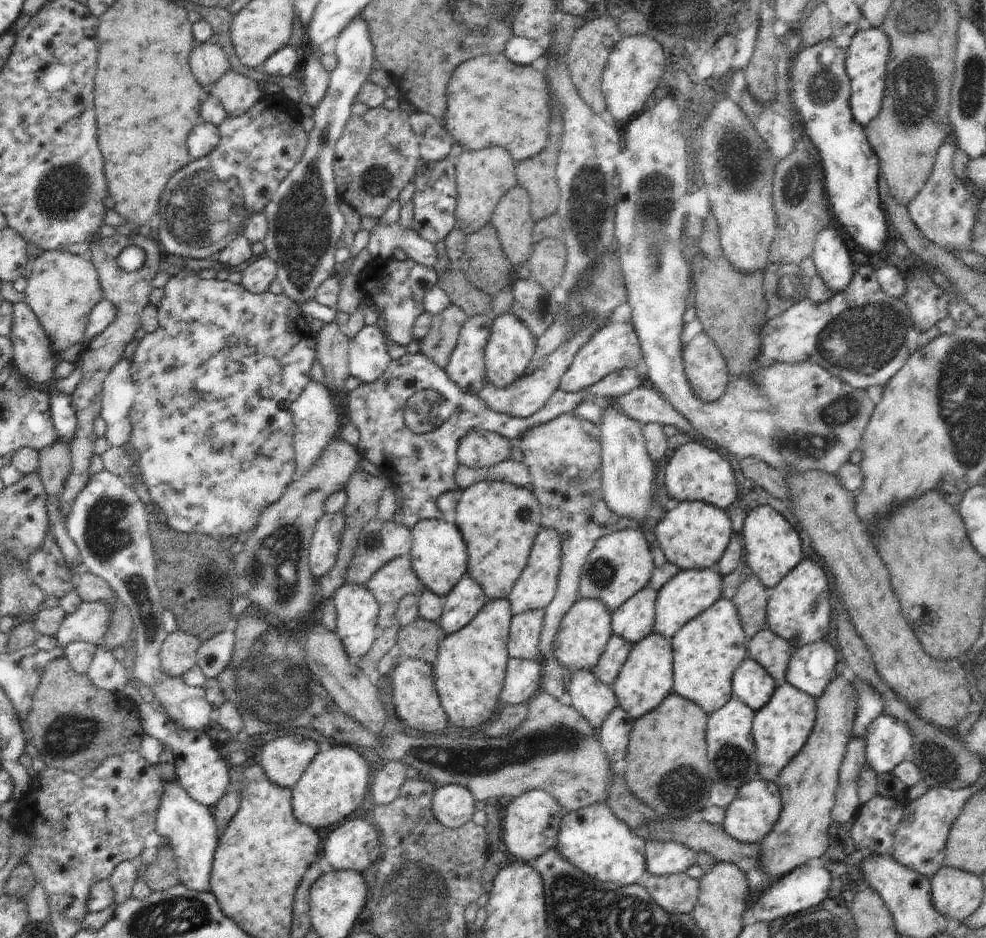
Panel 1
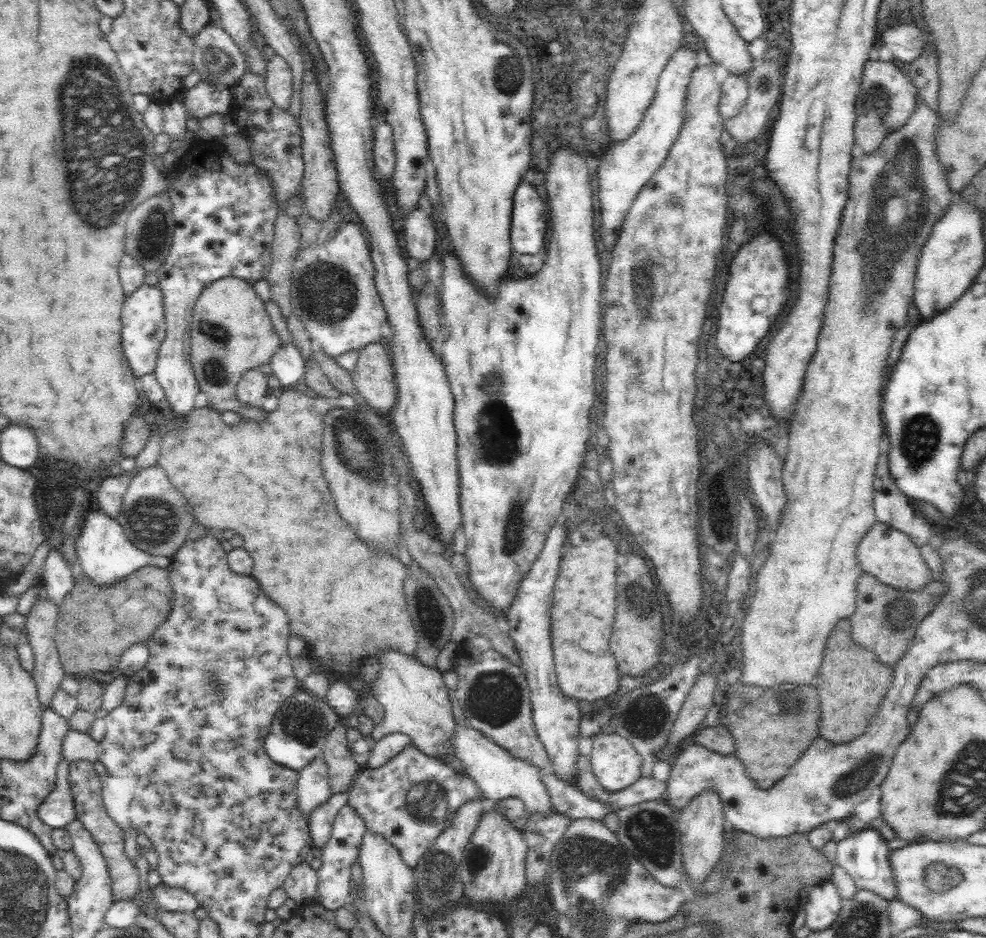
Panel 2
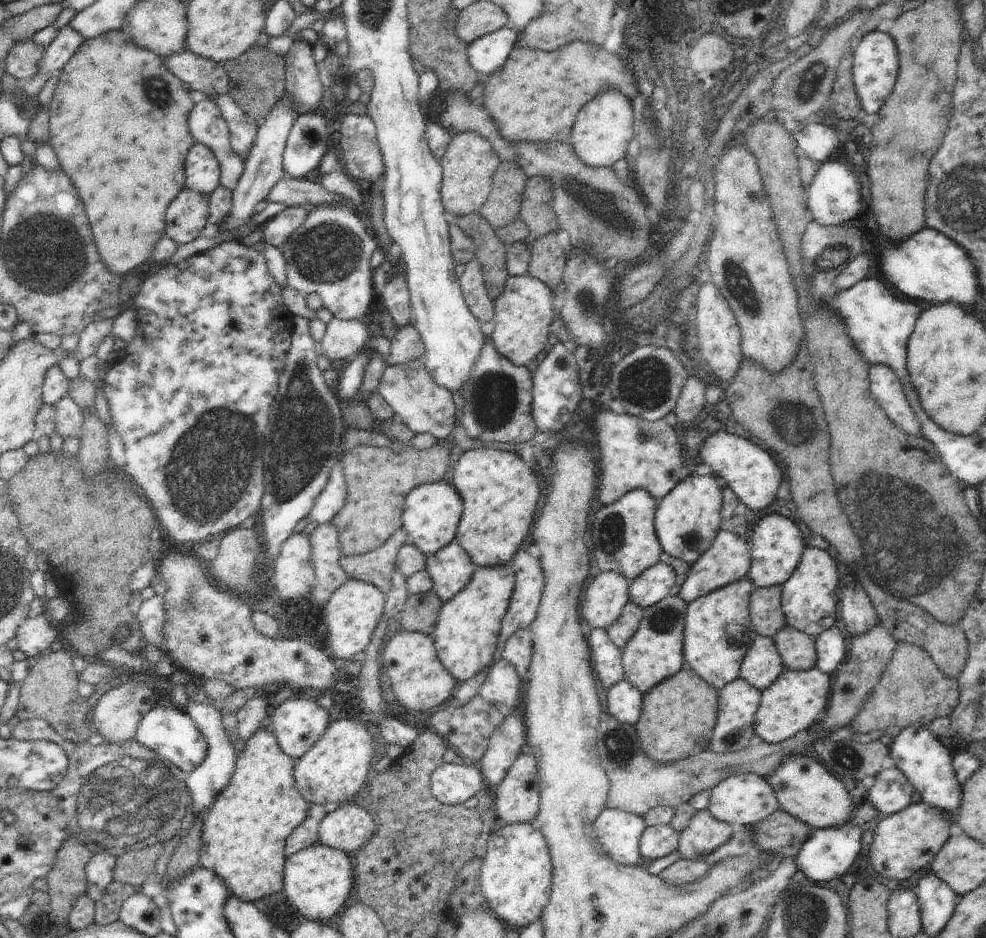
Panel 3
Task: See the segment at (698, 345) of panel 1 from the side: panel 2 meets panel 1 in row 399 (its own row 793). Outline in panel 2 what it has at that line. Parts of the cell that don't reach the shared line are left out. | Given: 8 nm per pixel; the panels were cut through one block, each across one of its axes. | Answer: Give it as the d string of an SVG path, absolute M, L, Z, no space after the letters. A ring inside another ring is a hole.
M706 789L696 795L696 798L690 800L690 803L682 810L677 811L679 818L679 830L682 842L682 863L685 865L686 873L689 877L689 884L696 894L700 892L705 884L710 872L715 868L718 861L722 859L725 848L725 808L716 789Z

